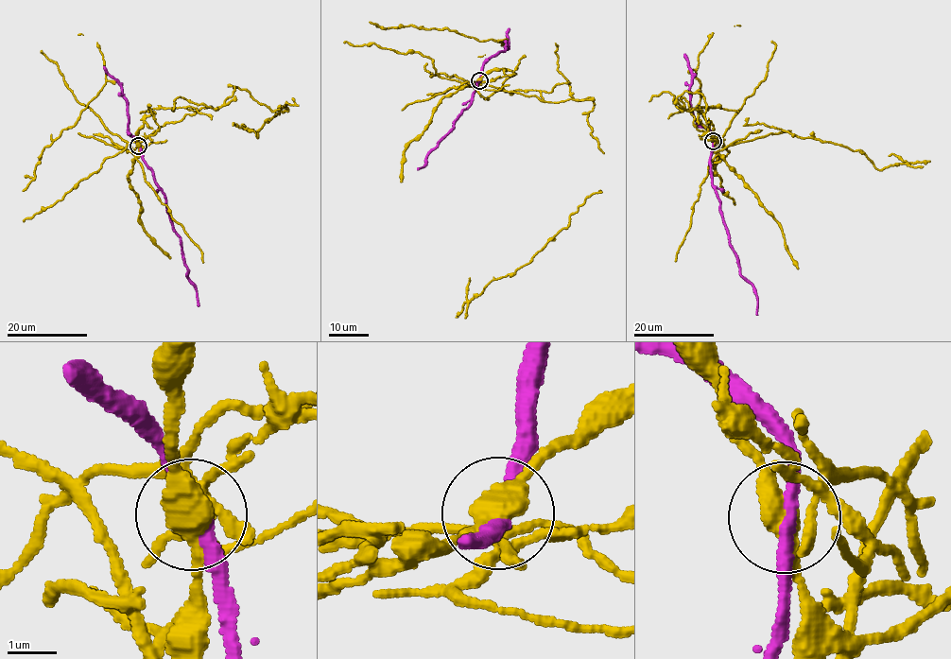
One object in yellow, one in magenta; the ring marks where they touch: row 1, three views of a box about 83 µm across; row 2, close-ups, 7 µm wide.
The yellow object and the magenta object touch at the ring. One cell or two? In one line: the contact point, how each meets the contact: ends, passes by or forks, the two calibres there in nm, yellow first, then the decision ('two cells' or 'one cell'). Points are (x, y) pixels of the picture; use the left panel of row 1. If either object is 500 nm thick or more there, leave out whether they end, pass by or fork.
at (138, 146); yellow forks there; magenta passes by; 380 nm thick on the yellow side, 240 nm on the other; two cells

